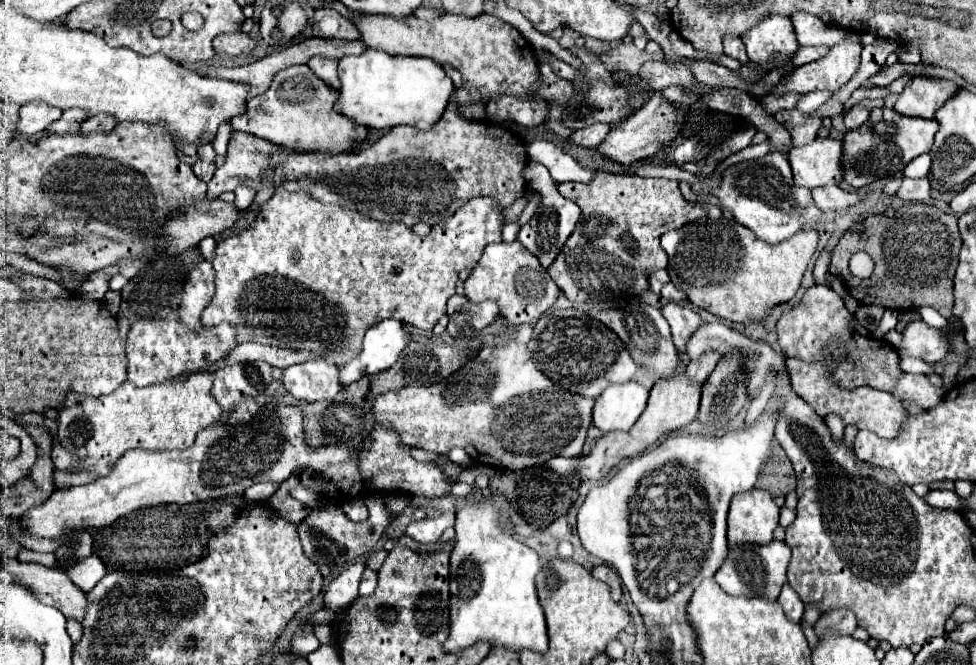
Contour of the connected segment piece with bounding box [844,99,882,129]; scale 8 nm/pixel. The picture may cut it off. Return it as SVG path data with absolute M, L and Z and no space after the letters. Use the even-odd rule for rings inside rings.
M872 99L872 101L864 101L854 105L846 115L844 115L844 123L848 129L856 129L860 127L868 117L870 117L870 109L874 107L882 107L882 99Z

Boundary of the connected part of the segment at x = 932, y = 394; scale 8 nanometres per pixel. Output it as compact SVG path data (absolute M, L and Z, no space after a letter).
M902 375L896 379L892 395L900 401L904 399L904 403L916 403L922 409L930 409L942 401L944 391L930 385L926 375Z

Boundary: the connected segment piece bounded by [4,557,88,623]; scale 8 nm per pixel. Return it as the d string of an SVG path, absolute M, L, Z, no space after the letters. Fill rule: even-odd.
M4 557L4 571L8 571L14 581L26 581L26 585L44 601L64 613L66 619L84 621L88 611L86 593L76 587L66 573L60 569L48 569L34 563L20 563L18 559Z

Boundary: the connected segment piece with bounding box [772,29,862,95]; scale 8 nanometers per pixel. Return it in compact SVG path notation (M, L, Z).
M842 29L842 41L840 41L840 43L832 45L830 51L828 51L824 57L820 57L818 61L812 61L812 63L806 63L806 65L794 69L794 71L786 77L786 81L782 79L782 81L772 89L772 93L774 93L774 95L784 95L784 93L790 93L790 91L794 91L794 93L808 93L808 91L818 91L818 89L836 91L836 89L840 89L842 85L846 85L846 83L850 81L850 77L856 73L856 69L858 69L858 65L860 65L860 53L862 53L862 45L854 43L854 37L856 37L856 33L852 33L852 31L848 31L848 29Z

